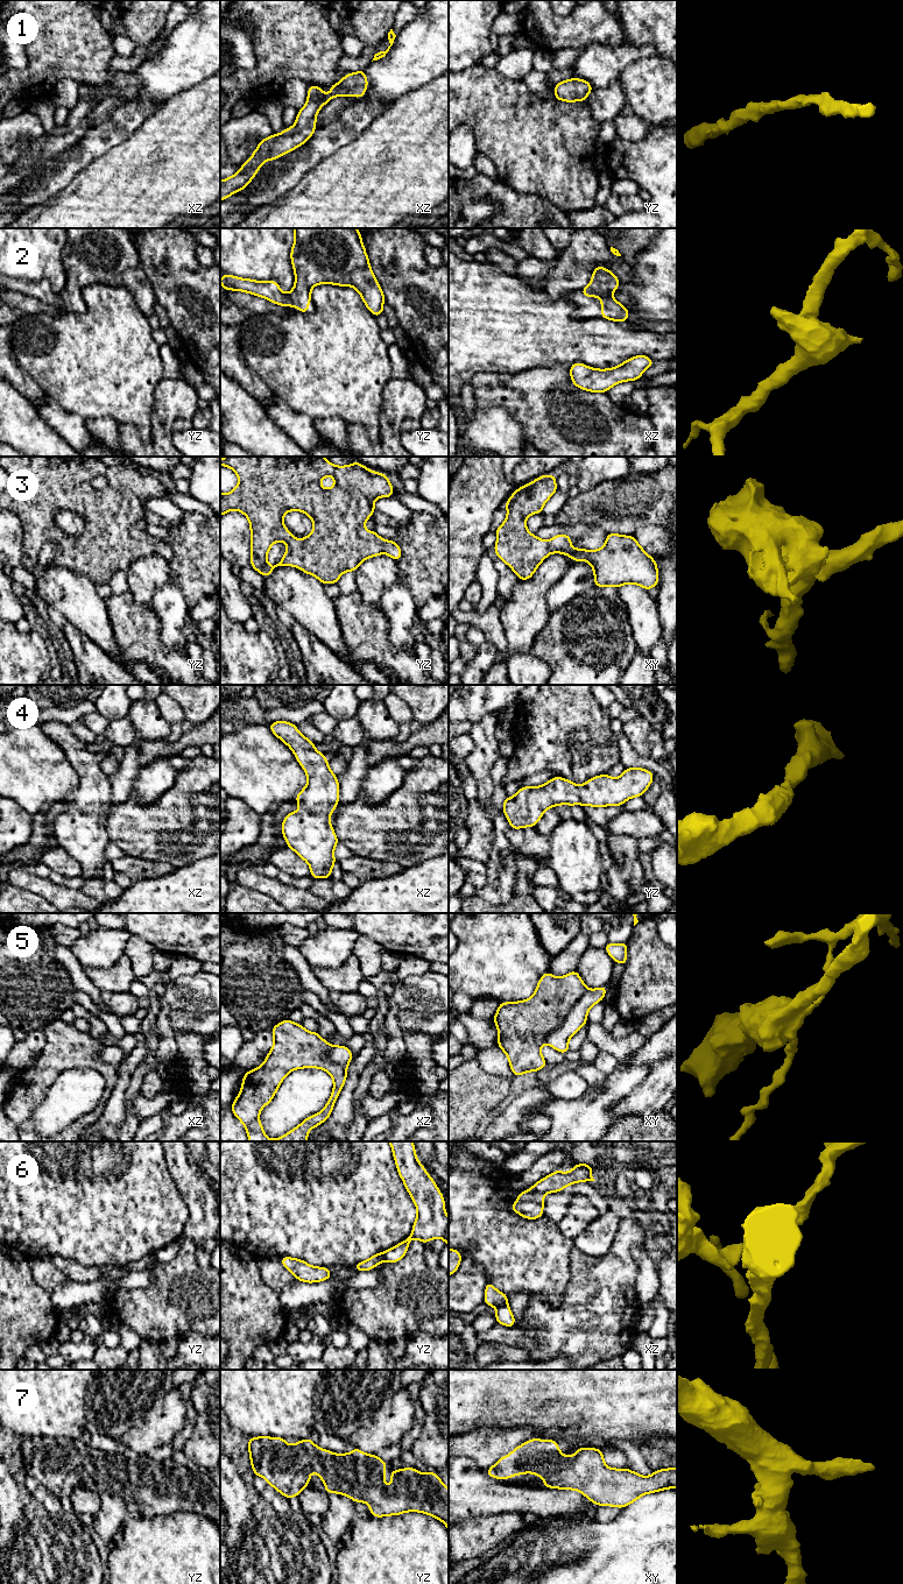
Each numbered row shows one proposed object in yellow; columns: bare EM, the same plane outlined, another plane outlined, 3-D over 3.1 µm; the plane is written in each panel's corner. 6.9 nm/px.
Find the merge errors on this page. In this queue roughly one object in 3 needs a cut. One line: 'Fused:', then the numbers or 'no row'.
Fused: 3, 5, 6

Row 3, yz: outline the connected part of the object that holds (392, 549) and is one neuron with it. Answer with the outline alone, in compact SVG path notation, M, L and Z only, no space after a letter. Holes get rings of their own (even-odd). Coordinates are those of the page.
M383 539L385 553L388 554L394 560L398 560L402 556L400 545L393 540Z

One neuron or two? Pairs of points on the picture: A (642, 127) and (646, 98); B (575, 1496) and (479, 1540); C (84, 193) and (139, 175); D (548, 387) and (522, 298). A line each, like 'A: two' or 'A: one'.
A: two
B: two
C: one
D: two

